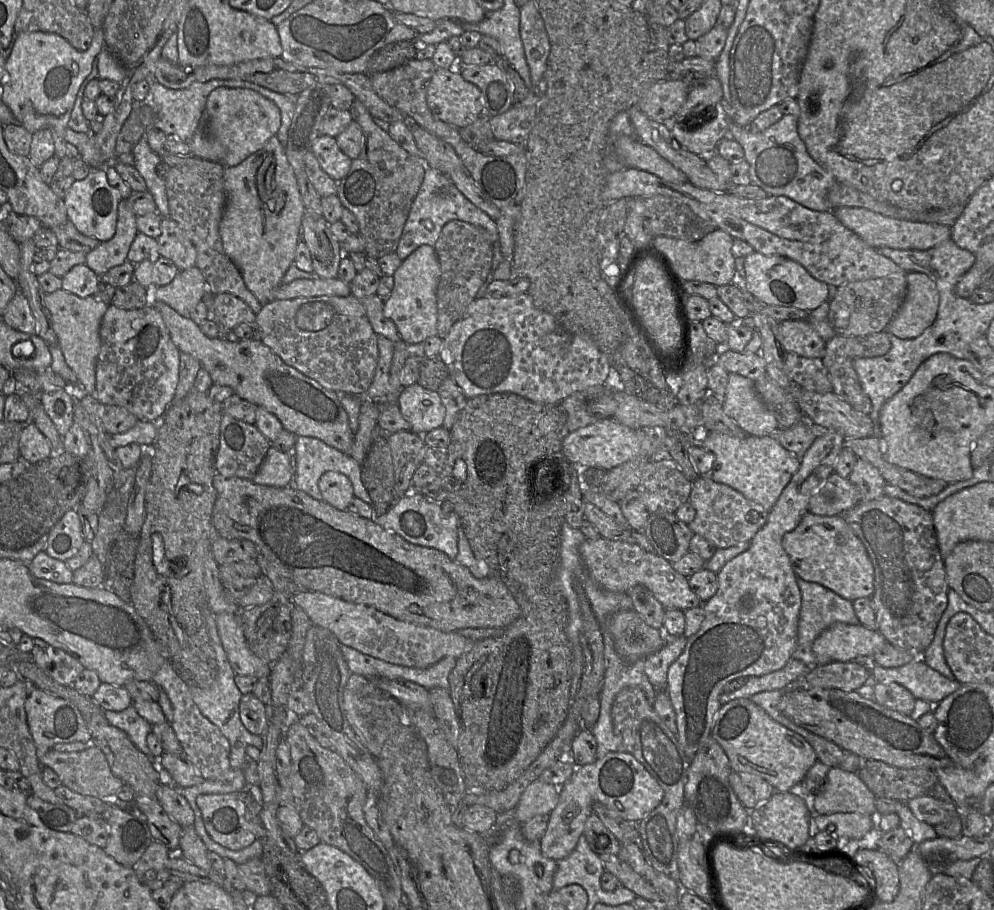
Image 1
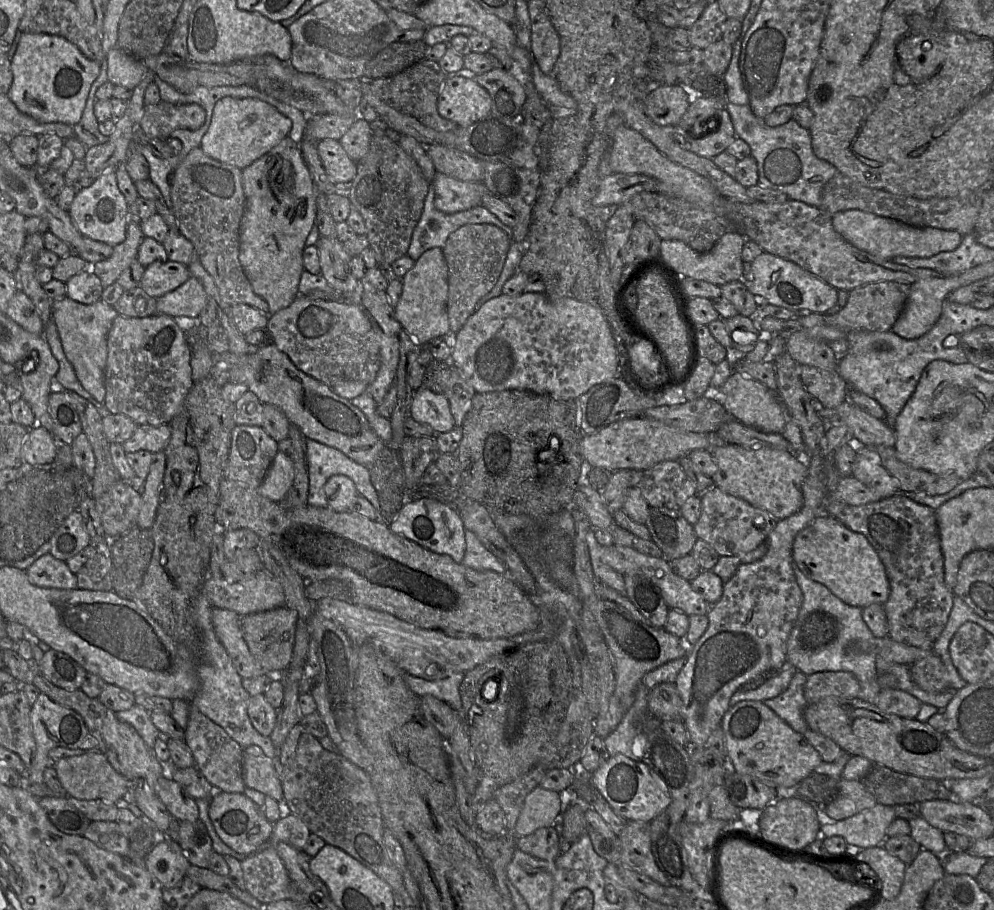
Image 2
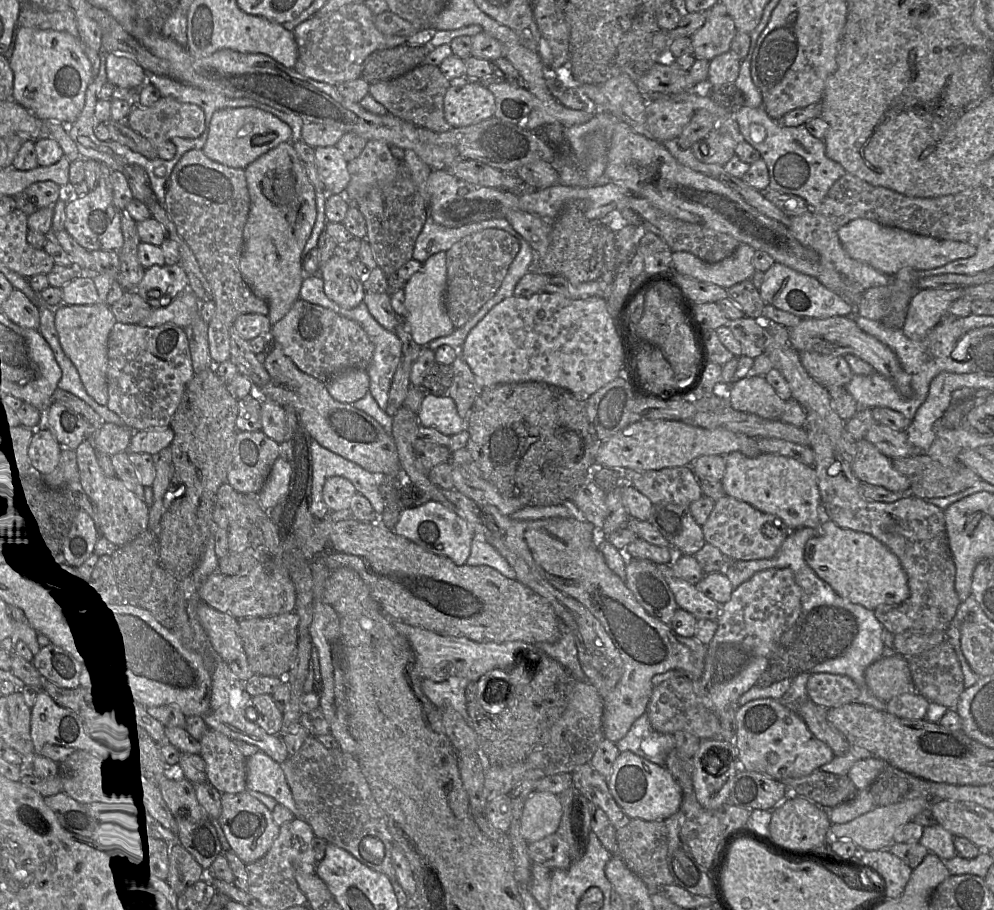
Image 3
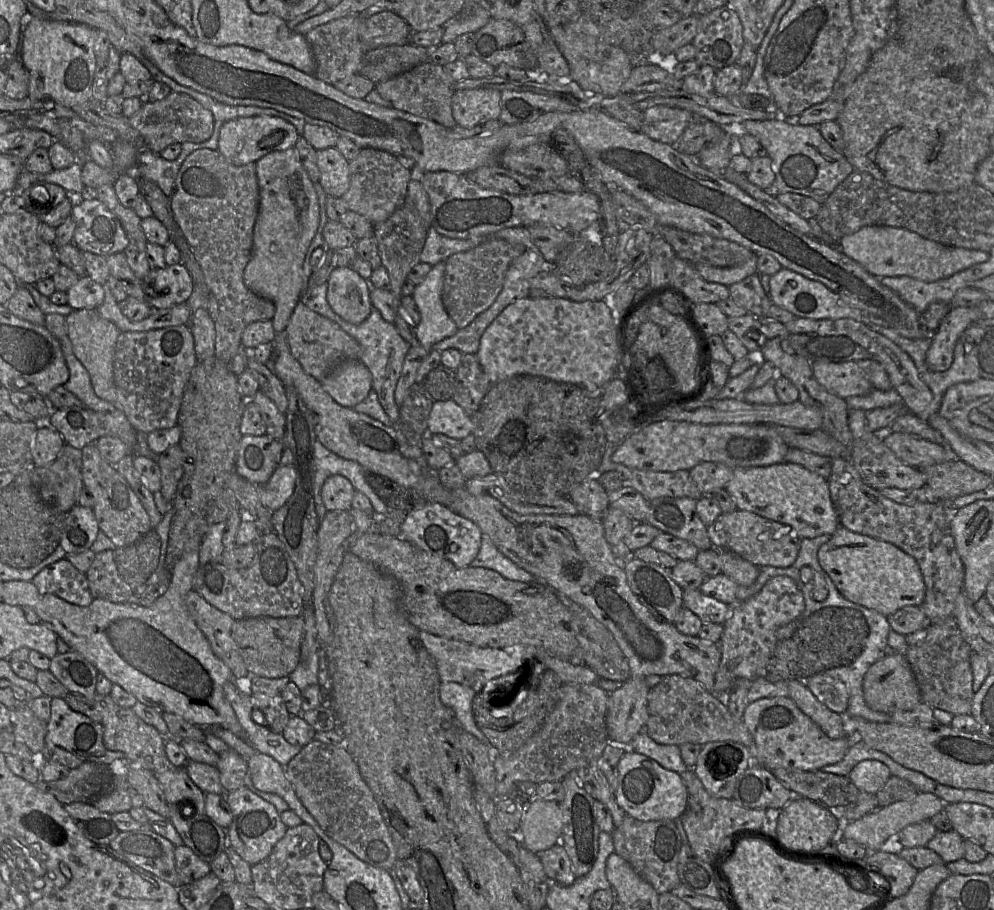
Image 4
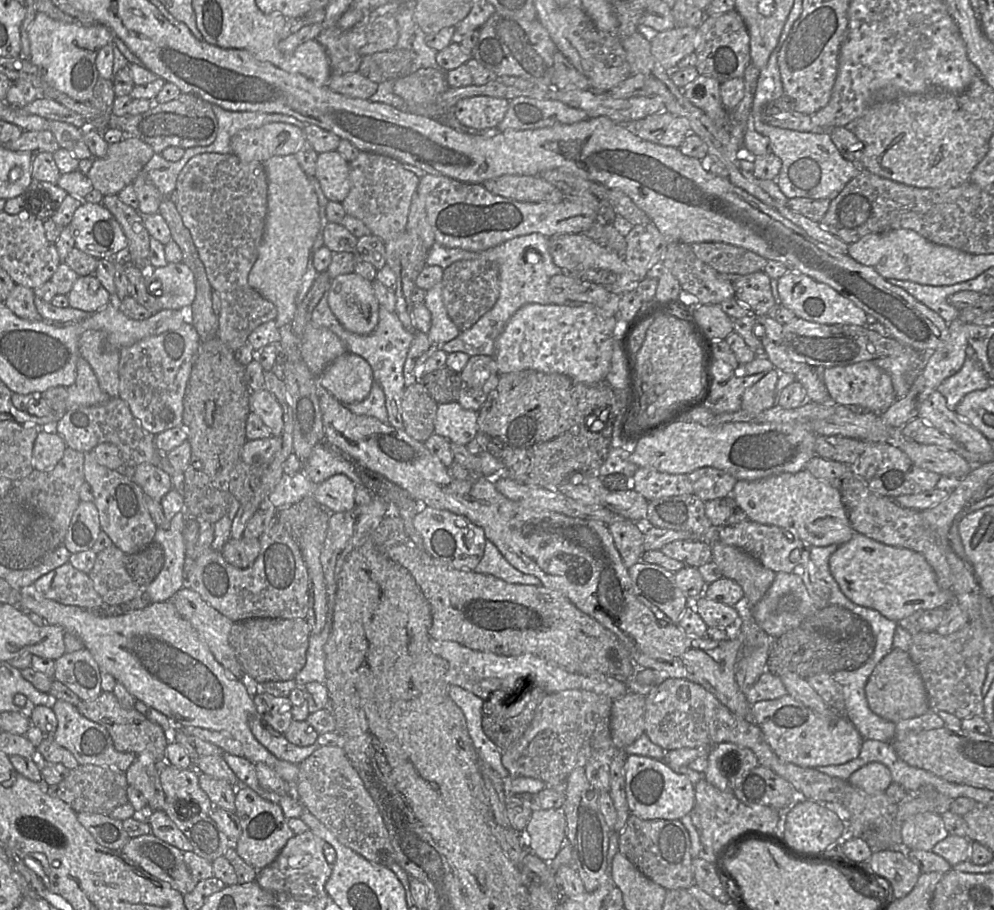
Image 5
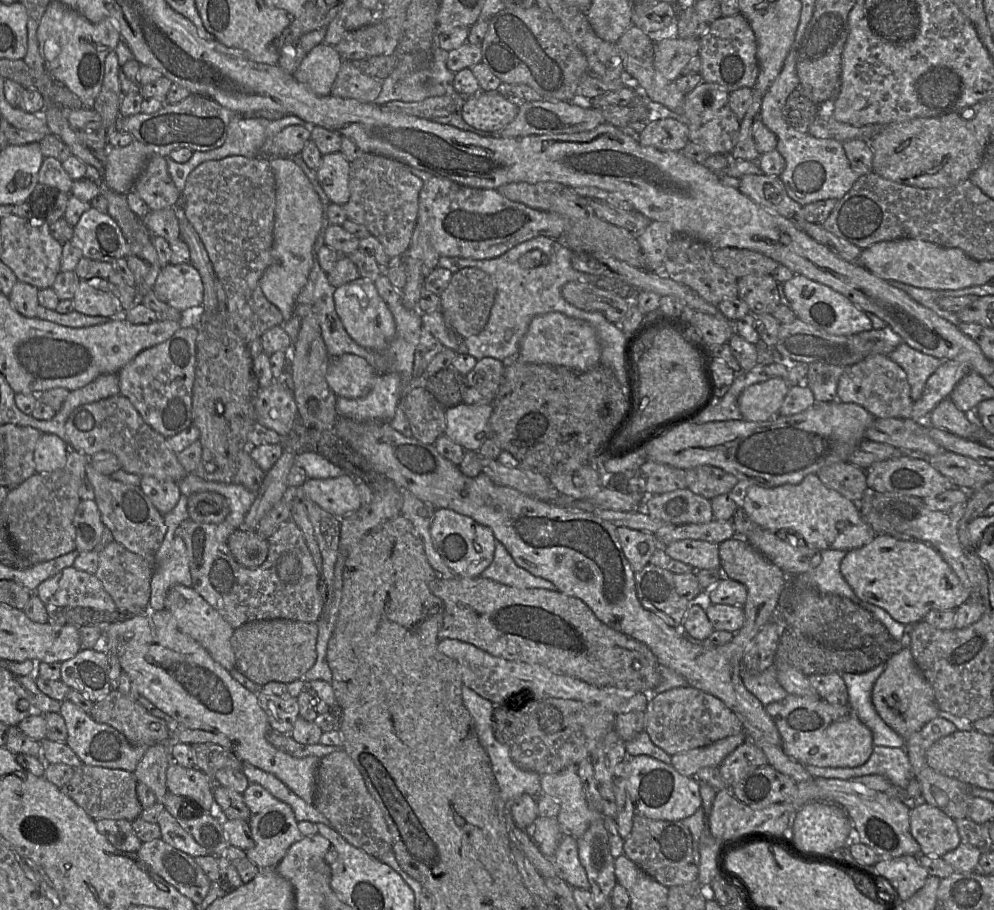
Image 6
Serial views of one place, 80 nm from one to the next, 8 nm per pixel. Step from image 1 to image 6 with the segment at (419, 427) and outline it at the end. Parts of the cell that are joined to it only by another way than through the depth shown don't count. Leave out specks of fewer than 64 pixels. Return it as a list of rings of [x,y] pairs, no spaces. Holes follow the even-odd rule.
[[[459,404],[445,411],[444,435],[459,444],[465,451],[477,452],[482,444],[492,437],[489,424],[492,404]]]

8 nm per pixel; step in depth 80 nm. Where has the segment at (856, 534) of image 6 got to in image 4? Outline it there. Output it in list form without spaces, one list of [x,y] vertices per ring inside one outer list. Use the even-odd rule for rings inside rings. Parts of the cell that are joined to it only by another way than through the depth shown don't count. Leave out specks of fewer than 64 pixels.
[[[788,461],[769,466],[736,467],[725,488],[735,499],[738,509],[753,512],[764,518],[791,526],[800,538],[816,538],[832,535],[840,526],[839,517],[832,502],[827,480],[807,468]]]

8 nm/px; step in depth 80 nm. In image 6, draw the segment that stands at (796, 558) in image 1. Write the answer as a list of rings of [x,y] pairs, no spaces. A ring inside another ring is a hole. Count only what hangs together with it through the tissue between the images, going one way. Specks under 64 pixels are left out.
[[[877,534],[868,544],[846,552],[840,571],[853,592],[861,600],[885,610],[895,621],[915,625],[932,610],[954,610],[972,597],[951,567],[931,545],[891,535]]]

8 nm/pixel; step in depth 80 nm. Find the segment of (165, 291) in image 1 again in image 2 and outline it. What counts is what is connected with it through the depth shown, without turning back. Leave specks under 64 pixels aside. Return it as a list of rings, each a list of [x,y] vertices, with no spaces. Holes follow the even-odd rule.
[[[190,276],[186,282],[173,291],[156,299],[155,314],[174,318],[186,333],[191,332],[194,323],[207,302],[207,295],[200,281]]]

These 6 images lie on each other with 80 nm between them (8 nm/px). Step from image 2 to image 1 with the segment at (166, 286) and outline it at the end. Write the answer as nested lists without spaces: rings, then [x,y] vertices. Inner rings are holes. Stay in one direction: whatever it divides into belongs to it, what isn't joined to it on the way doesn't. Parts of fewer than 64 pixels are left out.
[[[160,257],[155,262],[141,261],[135,264],[134,279],[145,288],[169,284],[180,270],[170,259]]]

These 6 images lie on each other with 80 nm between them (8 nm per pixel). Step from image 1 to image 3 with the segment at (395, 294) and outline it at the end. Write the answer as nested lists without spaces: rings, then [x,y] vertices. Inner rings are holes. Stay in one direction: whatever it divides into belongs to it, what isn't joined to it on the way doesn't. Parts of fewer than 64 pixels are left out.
[[[445,251],[431,255],[404,285],[406,314],[403,320],[407,322],[413,339],[421,347],[426,347],[432,340],[448,336],[455,330],[444,304],[447,286],[446,257]]]

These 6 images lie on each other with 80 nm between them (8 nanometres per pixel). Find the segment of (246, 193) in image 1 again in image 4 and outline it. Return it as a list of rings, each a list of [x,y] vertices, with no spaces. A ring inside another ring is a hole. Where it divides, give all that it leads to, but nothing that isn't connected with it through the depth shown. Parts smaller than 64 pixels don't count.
[[[294,147],[266,154],[255,162],[255,167],[259,186],[259,210],[254,225],[251,258],[244,269],[243,280],[251,291],[275,305],[272,323],[278,333],[285,330],[301,296],[305,280],[304,261],[319,226],[319,199]]]

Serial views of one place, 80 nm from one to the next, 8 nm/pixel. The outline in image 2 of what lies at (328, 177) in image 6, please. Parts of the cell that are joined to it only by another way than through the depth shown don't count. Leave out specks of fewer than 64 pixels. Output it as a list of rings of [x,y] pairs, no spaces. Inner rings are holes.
[[[323,139],[316,142],[316,149],[330,181],[338,187],[347,187],[356,175],[357,165],[340,142]]]

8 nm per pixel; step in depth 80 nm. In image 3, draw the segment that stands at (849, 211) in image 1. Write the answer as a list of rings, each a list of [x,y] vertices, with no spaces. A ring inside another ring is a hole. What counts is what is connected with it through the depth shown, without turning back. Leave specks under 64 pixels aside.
[[[865,218],[850,221],[840,227],[837,234],[843,248],[852,258],[888,275],[895,275],[903,268],[935,269],[957,259],[969,258],[977,250],[976,246],[967,242],[938,239]]]

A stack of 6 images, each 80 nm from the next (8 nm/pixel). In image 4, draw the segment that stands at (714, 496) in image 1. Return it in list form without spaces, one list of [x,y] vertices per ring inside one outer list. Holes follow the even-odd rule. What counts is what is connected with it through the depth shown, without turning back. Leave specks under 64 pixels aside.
[[[741,509],[720,514],[707,527],[707,532],[713,547],[731,551],[758,567],[791,566],[797,559],[801,542],[800,536],[791,526]]]

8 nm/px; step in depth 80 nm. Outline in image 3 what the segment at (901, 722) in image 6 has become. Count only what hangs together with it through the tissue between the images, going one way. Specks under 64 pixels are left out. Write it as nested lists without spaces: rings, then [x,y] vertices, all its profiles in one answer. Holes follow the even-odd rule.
[[[902,655],[882,657],[865,671],[870,692],[885,703],[904,693],[917,692],[909,669],[908,659]]]

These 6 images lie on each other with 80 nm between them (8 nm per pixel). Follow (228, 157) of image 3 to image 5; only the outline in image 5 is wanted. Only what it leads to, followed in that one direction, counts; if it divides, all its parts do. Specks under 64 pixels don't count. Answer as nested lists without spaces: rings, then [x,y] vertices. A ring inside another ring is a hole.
[[[270,122],[254,129],[244,129],[232,136],[231,153],[245,162],[264,162],[272,156],[295,155],[305,142],[303,129],[283,122]]]

